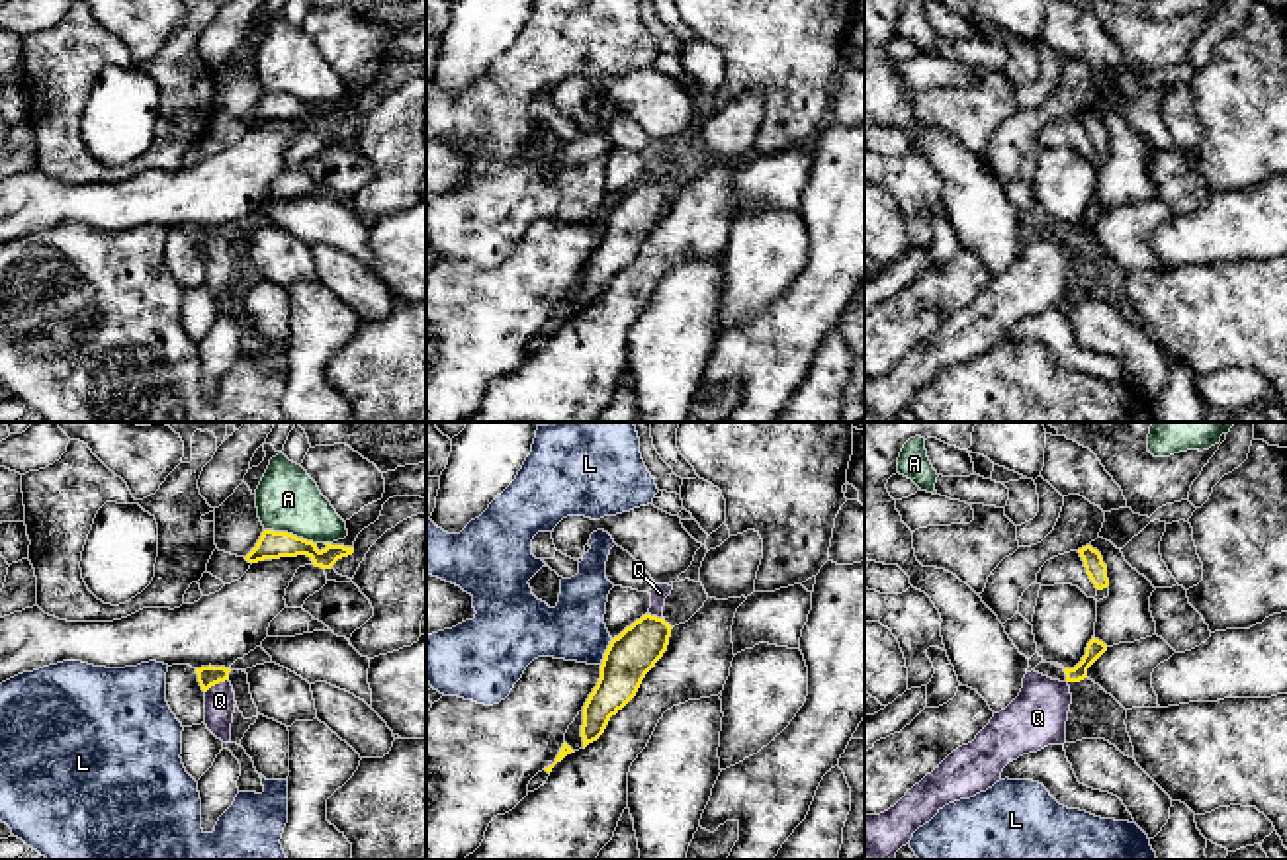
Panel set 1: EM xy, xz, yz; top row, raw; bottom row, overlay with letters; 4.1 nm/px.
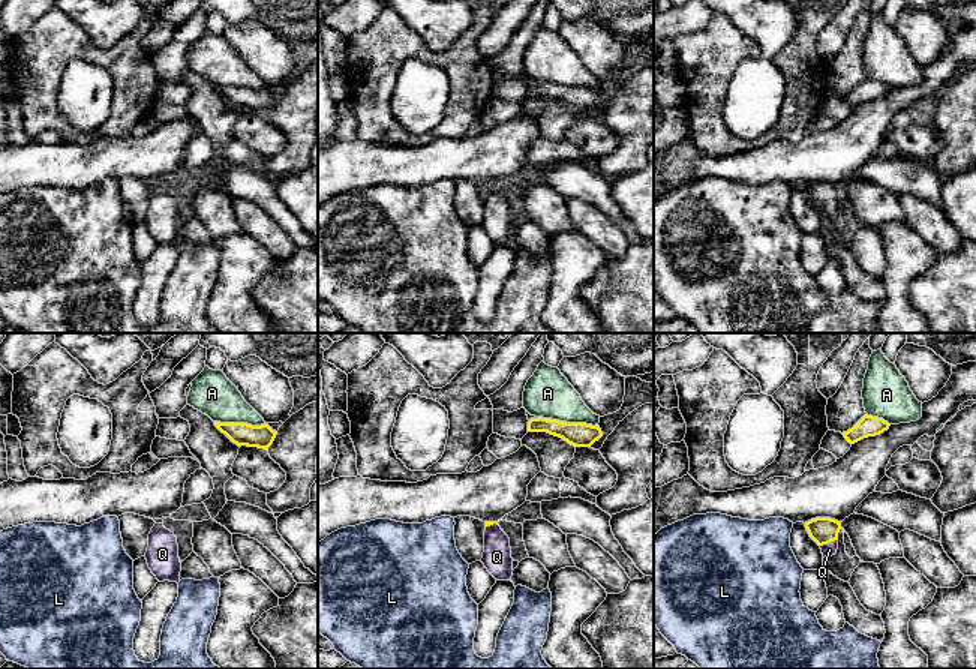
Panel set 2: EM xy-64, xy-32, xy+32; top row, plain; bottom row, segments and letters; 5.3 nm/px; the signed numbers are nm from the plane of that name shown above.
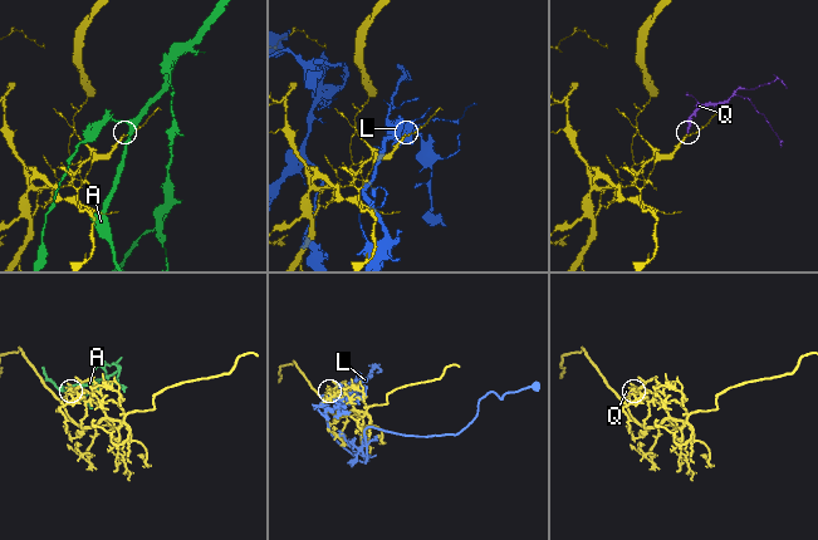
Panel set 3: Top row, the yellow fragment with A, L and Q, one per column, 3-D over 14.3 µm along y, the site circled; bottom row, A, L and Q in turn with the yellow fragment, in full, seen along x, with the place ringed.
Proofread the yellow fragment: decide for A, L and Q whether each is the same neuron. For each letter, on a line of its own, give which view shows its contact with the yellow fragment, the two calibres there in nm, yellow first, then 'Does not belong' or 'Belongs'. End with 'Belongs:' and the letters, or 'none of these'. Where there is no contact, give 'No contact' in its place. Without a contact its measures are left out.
A: Touches yellow in xy. Thickness 110 nm (yellow) against 260 nm. Does not belong
L: Touches yellow in xz. Thickness 200 nm (yellow) against 240 nm. Does not belong
Q: Touches yellow in xy. Thickness 90 nm (yellow) against 130 nm. Belongs
Belongs: Q

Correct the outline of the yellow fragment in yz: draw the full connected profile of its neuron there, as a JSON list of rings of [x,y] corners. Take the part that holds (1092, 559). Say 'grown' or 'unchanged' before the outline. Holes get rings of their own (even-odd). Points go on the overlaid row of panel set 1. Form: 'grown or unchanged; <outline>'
unchanged; [[[1091,545],[1078,549],[1078,553],[1080,553],[1086,573],[1089,575],[1095,588],[1097,590],[1107,588],[1109,586],[1107,565],[1103,563],[1101,553],[1097,549],[1093,549]]]

